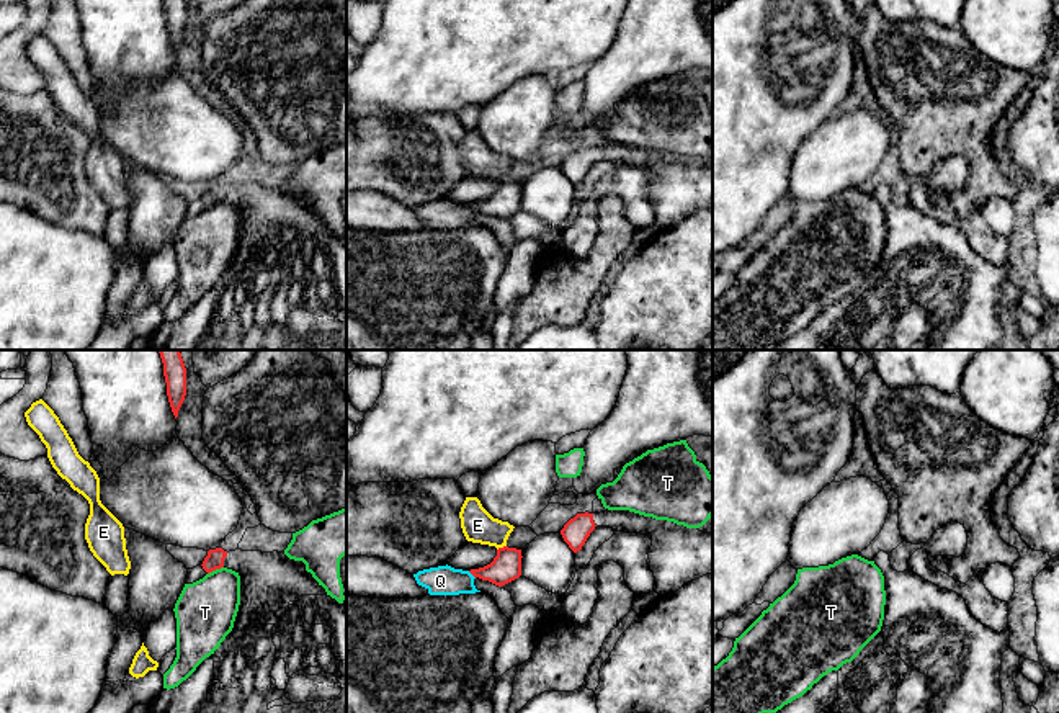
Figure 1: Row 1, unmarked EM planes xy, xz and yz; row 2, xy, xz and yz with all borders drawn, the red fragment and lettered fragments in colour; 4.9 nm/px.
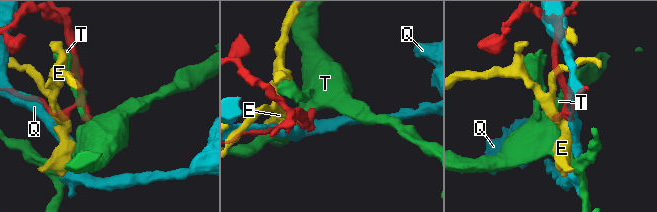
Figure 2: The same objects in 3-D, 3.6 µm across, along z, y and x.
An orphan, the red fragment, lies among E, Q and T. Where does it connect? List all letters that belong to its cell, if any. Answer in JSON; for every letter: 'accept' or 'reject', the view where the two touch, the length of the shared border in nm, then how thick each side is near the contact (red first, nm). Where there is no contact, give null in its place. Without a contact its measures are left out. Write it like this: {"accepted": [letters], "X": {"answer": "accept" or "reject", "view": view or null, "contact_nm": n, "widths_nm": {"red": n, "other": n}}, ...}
{"accepted": [], "E": {"answer": "reject", "view": "xz", "contact_nm": 50, "widths_nm": {"red": 140, "other": 160}}, "Q": {"answer": "reject", "view": "xz", "contact_nm": 50, "widths_nm": {"red": 140, "other": 140}}, "T": {"answer": "reject", "view": "xy", "contact_nm": 90, "widths_nm": {"red": 90, "other": 300}}}

